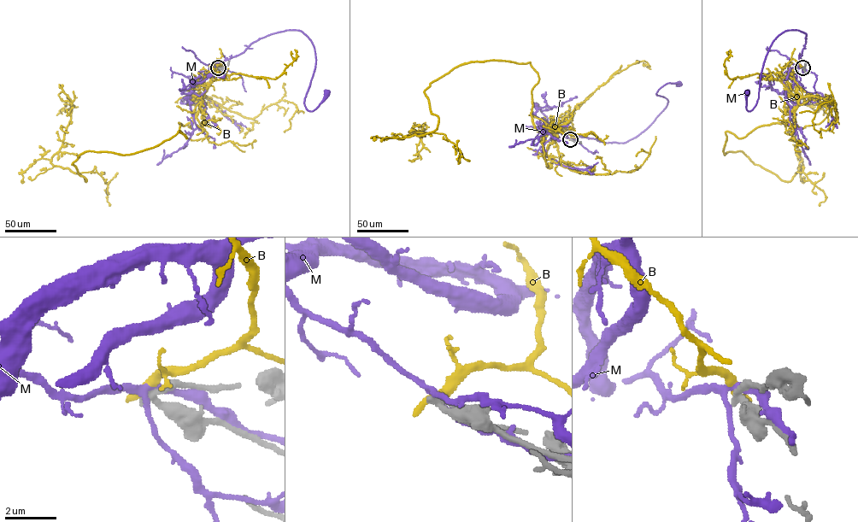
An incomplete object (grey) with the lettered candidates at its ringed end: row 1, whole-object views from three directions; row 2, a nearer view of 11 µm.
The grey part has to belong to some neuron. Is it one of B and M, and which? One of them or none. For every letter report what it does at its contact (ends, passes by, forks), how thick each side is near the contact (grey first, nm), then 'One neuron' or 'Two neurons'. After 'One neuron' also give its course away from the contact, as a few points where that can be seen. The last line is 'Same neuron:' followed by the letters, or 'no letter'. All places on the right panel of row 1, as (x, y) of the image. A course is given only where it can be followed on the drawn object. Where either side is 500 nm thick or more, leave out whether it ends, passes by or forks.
B: It ends there. Thickness 240 nm (grey) against 400 nm. Two neurons
M: It passes by. Thickness 190 nm (grey) against 240 nm. Two neurons
Same neuron: no letter

